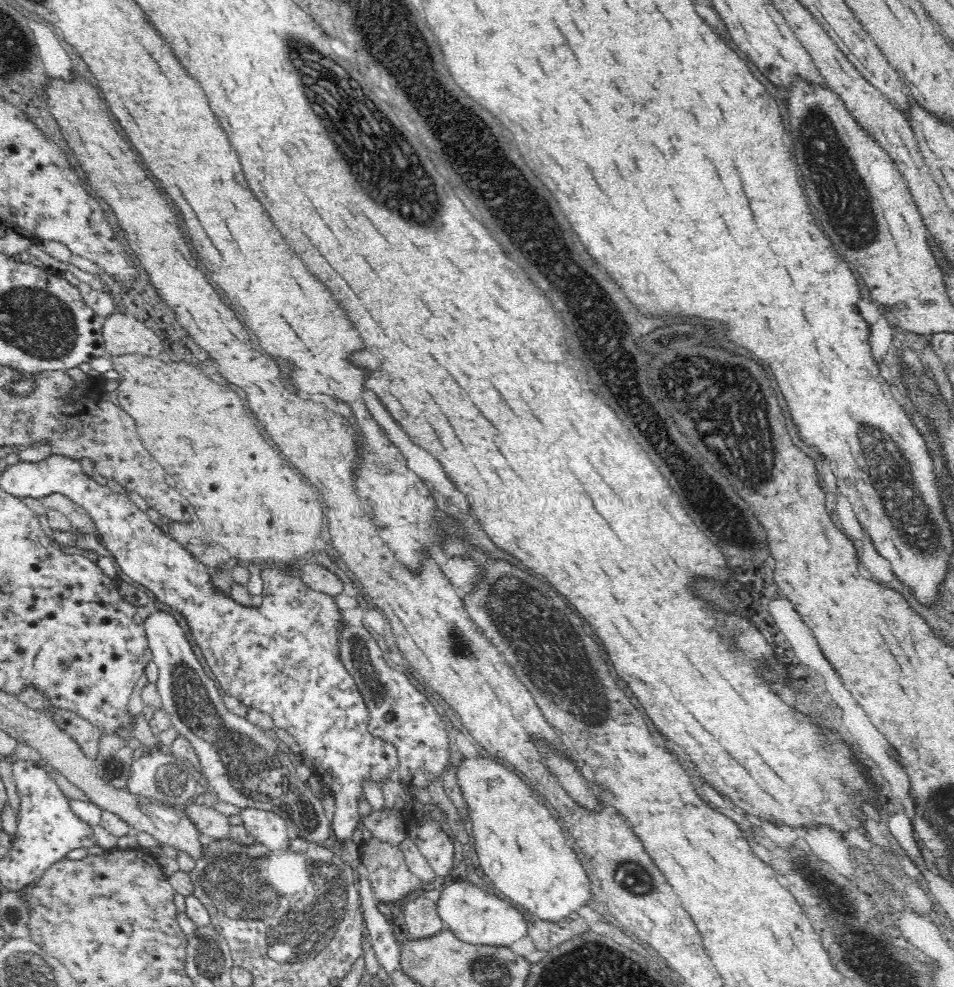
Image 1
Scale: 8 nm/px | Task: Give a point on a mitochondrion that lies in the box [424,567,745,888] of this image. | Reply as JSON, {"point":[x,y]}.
{"point":[561,667]}

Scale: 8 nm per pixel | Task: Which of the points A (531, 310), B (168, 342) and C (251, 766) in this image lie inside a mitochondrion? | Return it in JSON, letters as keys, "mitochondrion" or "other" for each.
{"A":"other","B":"other","C":"mitochondrion"}

